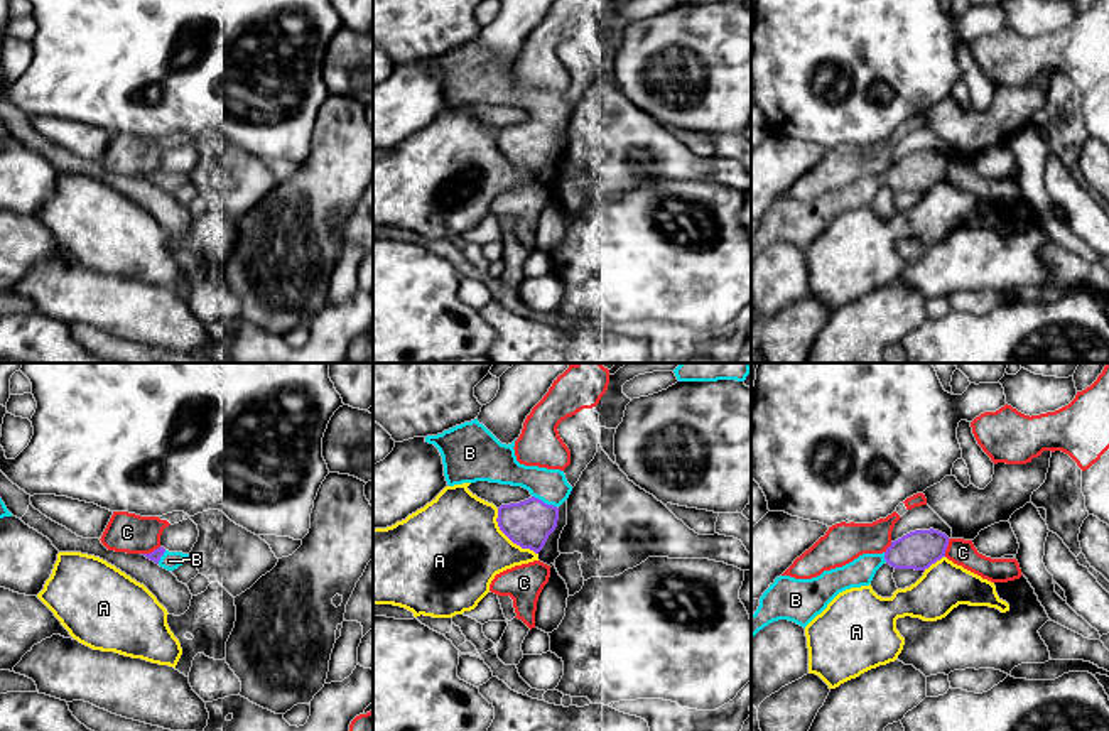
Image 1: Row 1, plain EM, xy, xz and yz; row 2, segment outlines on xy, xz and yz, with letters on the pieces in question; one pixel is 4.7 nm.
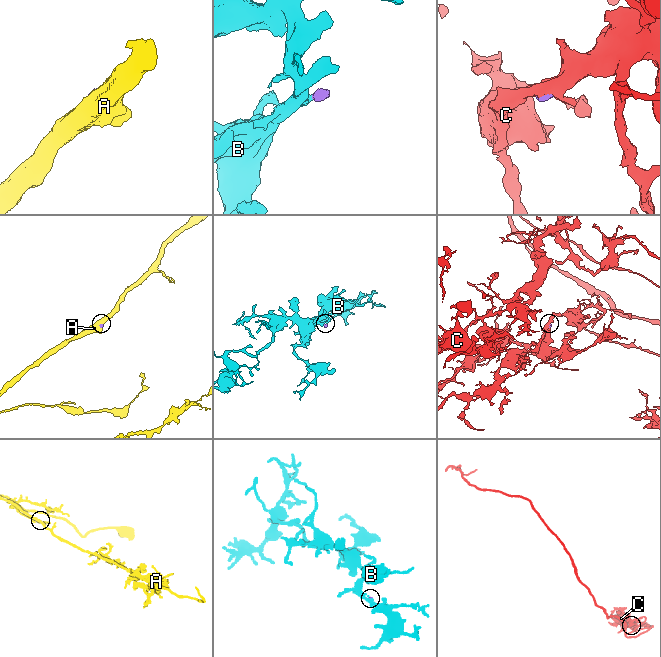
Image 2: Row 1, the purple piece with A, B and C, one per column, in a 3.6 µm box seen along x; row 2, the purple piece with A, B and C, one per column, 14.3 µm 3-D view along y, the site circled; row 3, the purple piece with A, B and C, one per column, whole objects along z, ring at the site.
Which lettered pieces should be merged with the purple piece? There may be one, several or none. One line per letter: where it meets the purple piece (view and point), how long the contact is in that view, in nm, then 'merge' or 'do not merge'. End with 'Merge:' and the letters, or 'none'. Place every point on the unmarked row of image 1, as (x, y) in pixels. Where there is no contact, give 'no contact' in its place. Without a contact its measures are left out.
A: contact xz (508, 159); length 300 nm; do not merge
B: contact xz (542, 124); length 130 nm; merge
C: contact xy (151, 174); length 100 nm; do not merge
Merge: B

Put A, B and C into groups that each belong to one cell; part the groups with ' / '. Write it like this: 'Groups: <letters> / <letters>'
Groups: A / B / C

